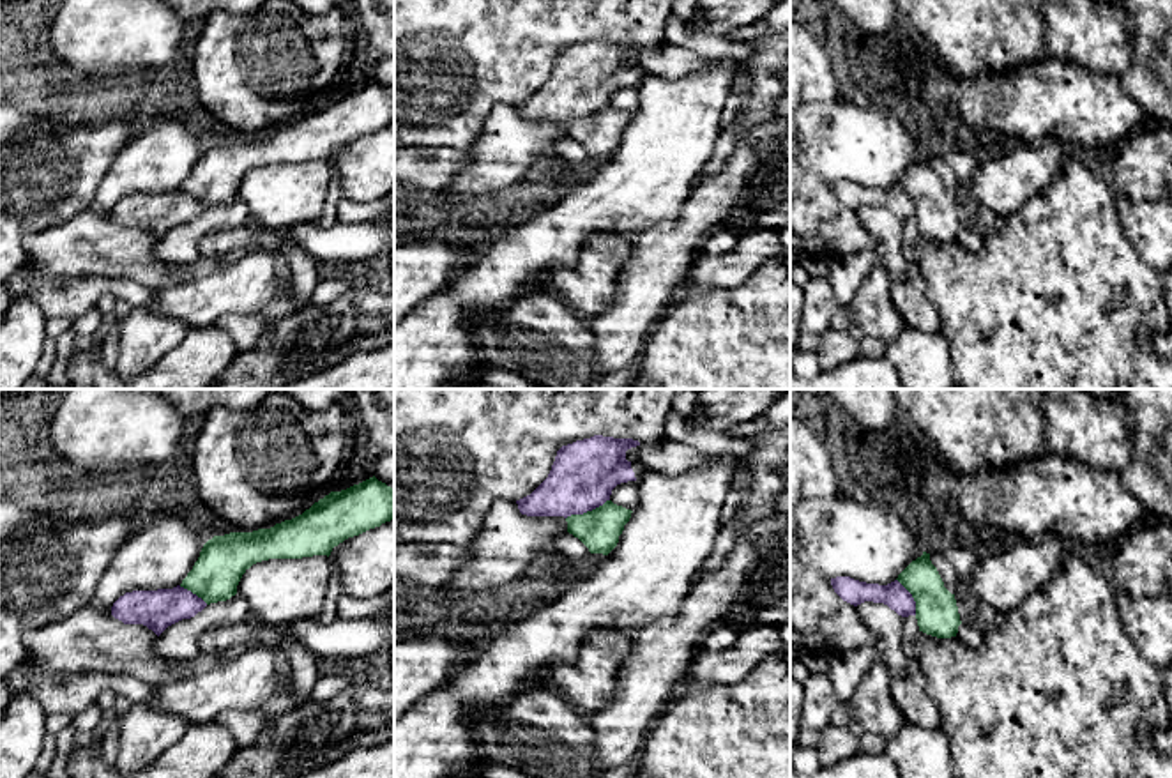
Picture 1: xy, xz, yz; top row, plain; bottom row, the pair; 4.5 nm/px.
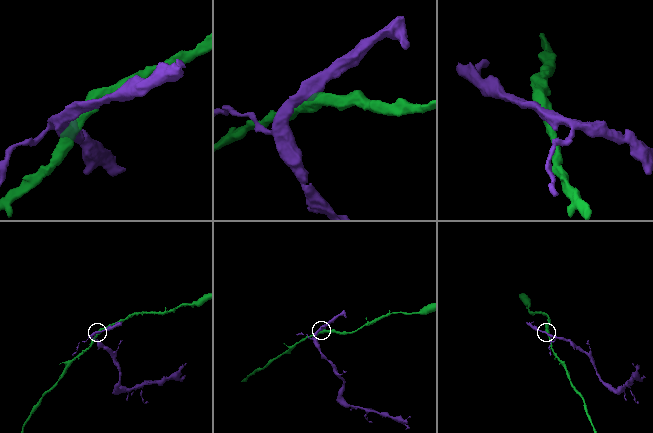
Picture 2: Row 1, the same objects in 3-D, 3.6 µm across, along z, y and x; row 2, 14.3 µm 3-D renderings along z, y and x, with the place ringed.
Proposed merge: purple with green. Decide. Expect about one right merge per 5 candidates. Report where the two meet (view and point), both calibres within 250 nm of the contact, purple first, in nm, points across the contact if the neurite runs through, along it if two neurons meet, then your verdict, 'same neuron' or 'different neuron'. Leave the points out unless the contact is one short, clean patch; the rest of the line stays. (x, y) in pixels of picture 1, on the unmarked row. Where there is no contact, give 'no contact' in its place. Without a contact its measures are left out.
xz (587, 114) | 300/190 nm | different neuron

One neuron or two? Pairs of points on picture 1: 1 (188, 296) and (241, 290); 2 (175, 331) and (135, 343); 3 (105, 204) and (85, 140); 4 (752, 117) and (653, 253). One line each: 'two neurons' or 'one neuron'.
1: one neuron
2: one neuron
3: two neurons
4: one neuron

